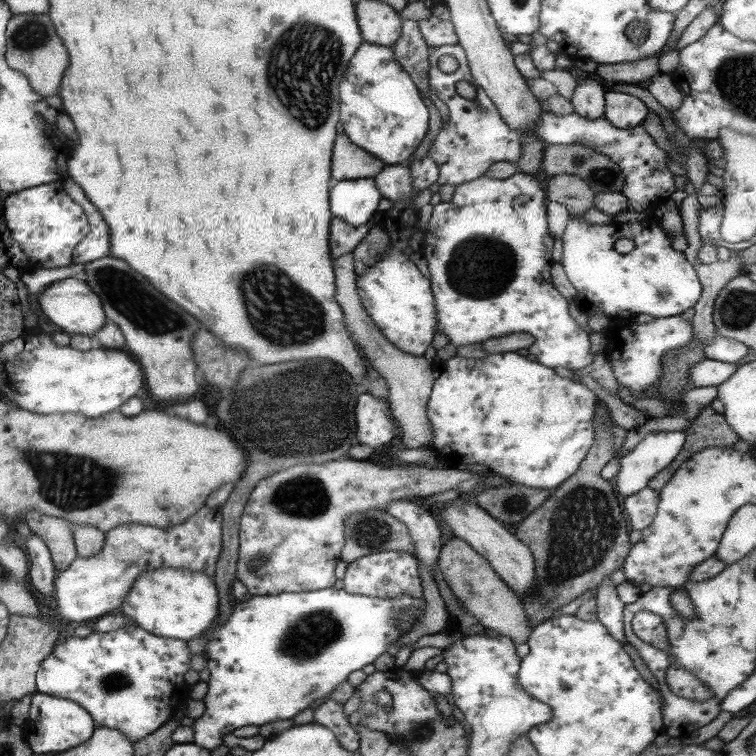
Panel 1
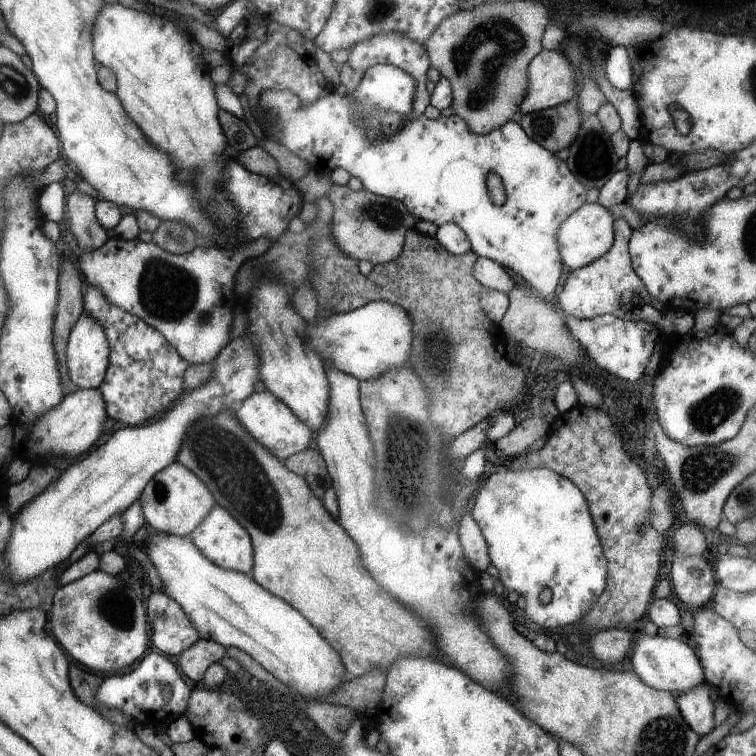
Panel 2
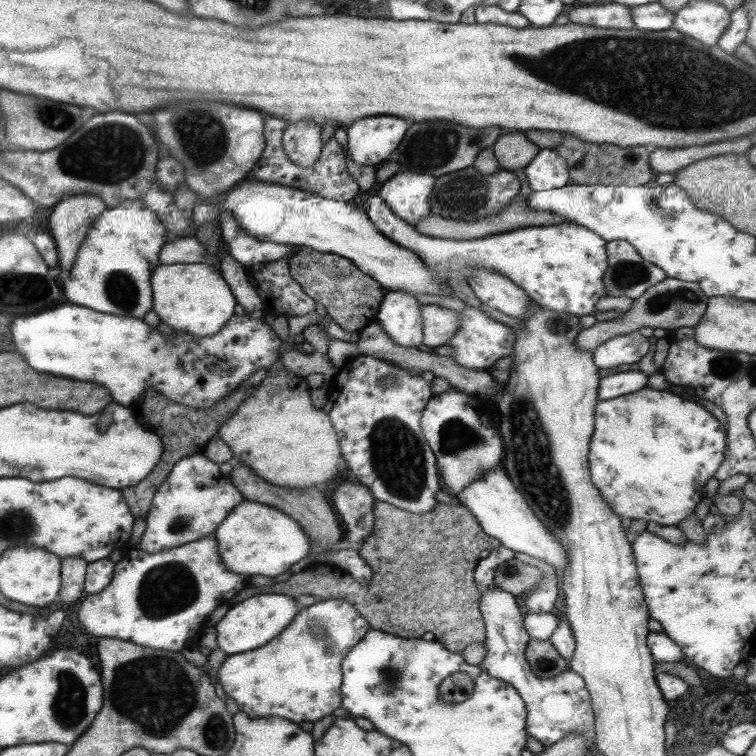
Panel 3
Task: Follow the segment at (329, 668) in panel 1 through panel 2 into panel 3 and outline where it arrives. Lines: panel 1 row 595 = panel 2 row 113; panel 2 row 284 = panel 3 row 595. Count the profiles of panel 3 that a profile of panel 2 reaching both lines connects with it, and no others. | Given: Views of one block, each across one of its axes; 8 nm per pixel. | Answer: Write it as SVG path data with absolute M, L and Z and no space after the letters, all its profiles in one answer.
M525 554L515 556L515 560L517 562L523 562L523 564L529 564L531 568L537 568L539 572L543 572L537 590L523 602L527 614L531 614L531 612L549 614L553 610L553 606L557 602L557 594L559 594L555 568L551 568L551 564L547 564L543 560L537 560L537 558L531 558L531 556L525 556Z

